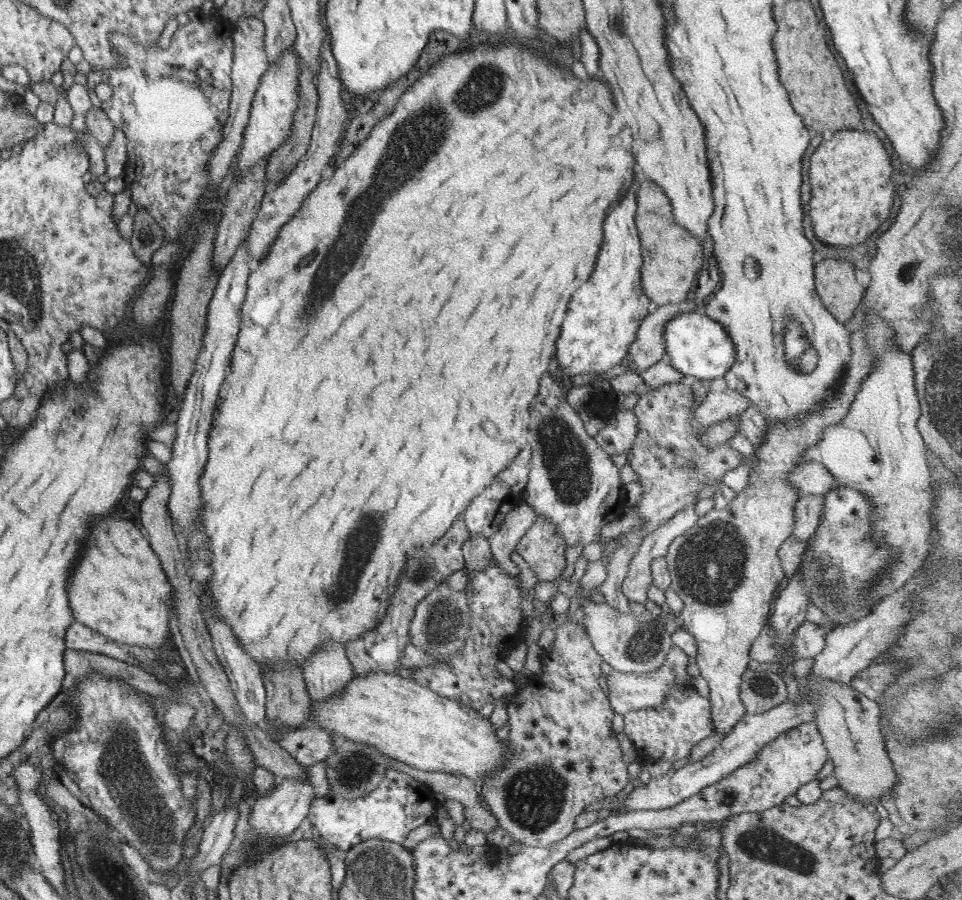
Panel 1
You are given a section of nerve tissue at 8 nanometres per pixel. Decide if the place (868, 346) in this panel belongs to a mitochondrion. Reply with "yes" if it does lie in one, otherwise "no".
no

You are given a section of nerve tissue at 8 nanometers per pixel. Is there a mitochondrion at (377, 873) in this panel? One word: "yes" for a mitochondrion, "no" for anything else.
yes

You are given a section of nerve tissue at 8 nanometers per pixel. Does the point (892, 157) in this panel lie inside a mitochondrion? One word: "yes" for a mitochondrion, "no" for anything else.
no

